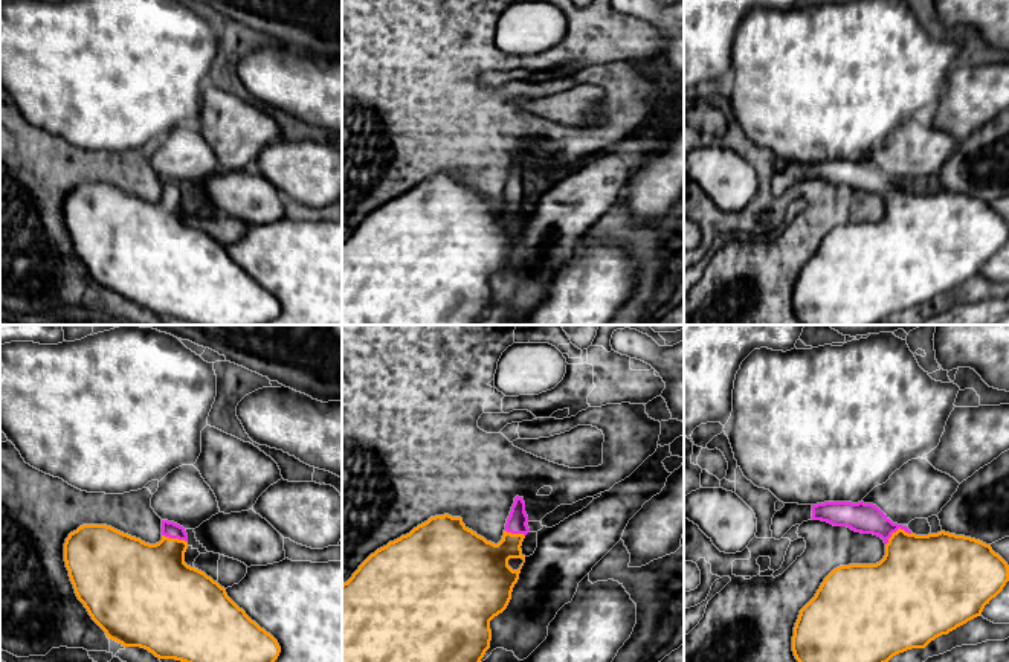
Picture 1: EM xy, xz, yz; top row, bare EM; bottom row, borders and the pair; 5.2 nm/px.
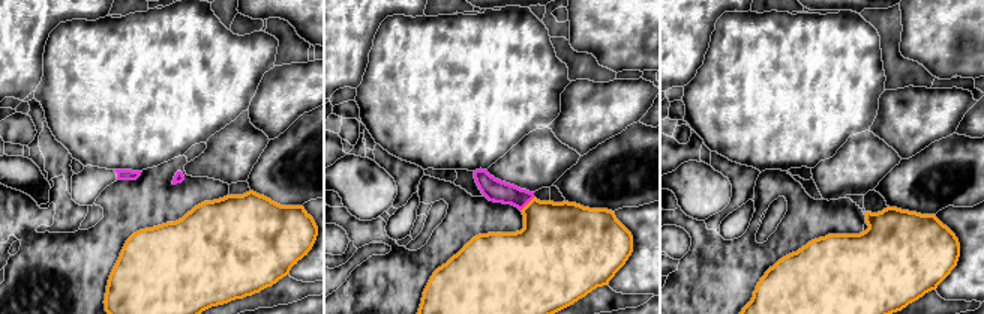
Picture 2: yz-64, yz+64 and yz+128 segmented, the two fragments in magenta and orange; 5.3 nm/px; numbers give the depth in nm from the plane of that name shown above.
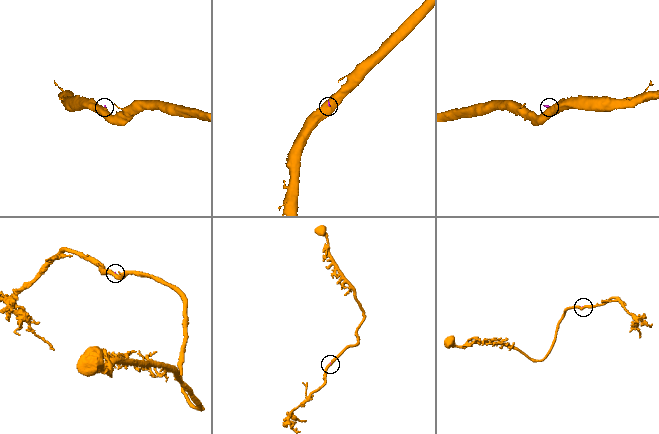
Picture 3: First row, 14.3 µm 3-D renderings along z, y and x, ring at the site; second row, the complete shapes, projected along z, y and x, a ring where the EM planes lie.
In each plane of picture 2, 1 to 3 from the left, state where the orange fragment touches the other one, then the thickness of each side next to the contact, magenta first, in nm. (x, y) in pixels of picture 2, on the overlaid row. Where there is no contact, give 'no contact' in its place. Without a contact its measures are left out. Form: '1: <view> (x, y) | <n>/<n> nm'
1: no contact
2: yz+64 (527, 203) | 120/380 nm
3: no contact

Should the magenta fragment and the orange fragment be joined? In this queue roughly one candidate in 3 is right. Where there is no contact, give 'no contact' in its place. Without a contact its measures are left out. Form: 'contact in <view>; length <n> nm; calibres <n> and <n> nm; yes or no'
contact in yz; length 160 nm; calibres 160 and 380 nm; yes

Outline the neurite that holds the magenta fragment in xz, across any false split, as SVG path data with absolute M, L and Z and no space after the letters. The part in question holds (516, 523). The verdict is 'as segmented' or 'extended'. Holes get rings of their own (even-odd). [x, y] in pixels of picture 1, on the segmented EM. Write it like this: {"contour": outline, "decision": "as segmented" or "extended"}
{"contour": "M516 496L505 523L502 540L498 545L487 541L484 537L469 529L461 517L444 514L430 517L409 534L389 541L386 546L371 554L353 577L342 584L342 662L481 662L485 651L490 648L490 621L507 609L513 587L525 563L521 546L525 535L530 532L527 523L528 516L525 513L524 497Z", "decision": "extended"}

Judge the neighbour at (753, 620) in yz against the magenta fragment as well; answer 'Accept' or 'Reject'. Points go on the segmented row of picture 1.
Reject

